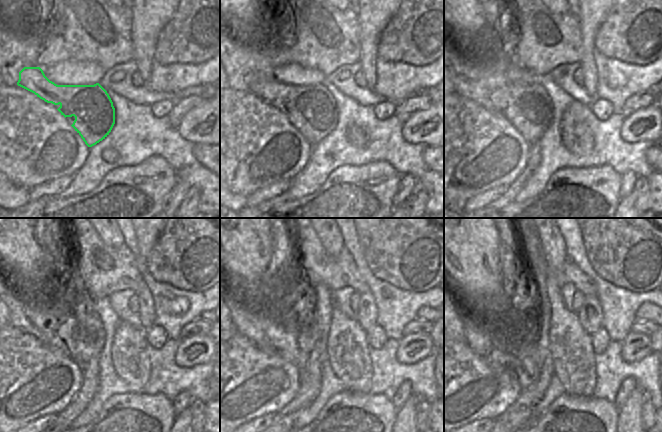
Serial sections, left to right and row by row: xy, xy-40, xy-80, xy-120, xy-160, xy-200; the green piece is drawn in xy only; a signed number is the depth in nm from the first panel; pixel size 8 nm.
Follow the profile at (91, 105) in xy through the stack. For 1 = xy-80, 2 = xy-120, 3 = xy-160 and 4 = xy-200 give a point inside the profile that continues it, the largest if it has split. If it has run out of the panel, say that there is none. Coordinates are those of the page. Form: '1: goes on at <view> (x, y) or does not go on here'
1: goes on at xy-80 (532, 102)
2: goes on at xy-120 (81, 324)
3: goes on at xy-160 (301, 321)
4: goes on at xy-200 (529, 334)

